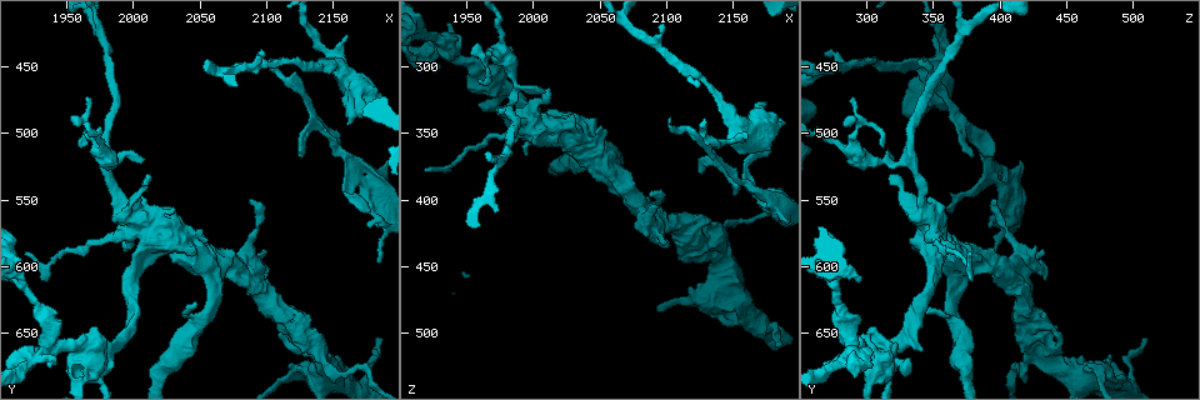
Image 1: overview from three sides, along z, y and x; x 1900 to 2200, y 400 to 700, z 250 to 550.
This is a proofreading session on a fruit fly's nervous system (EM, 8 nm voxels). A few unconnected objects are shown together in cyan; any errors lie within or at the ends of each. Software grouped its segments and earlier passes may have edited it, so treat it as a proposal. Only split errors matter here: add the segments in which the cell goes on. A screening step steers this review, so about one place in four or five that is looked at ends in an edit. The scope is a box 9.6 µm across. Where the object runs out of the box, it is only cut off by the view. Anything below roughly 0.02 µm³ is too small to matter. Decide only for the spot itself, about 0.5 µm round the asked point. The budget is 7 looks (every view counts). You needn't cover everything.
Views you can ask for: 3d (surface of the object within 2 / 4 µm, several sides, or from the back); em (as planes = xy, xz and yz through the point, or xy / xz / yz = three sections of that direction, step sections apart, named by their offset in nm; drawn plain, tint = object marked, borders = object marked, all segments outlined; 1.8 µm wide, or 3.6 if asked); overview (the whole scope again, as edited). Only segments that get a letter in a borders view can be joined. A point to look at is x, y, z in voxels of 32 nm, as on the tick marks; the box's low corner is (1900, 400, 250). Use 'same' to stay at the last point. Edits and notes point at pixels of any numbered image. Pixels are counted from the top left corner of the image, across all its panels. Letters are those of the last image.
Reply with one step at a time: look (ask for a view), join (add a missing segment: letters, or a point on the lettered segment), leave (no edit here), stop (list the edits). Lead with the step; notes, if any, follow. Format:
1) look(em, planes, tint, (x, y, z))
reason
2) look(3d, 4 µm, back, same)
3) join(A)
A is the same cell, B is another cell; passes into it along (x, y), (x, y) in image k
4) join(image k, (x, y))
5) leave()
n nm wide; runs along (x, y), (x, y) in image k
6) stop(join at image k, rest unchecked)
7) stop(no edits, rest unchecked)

look(3d, 2 µm, (2182, 652, 508))
branch stops here

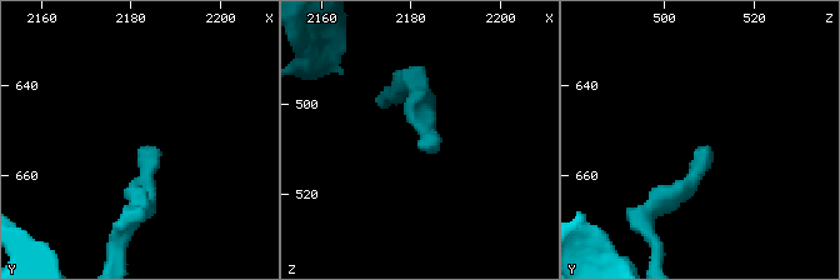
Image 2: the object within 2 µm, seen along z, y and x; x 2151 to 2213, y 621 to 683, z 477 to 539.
look(em, planes, plain, (2182, 655, 510))
shape alone is not enough

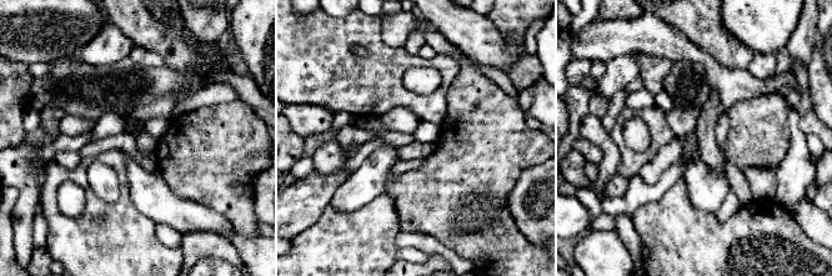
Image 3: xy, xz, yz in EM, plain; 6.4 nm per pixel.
look(em, planes, borders, same)

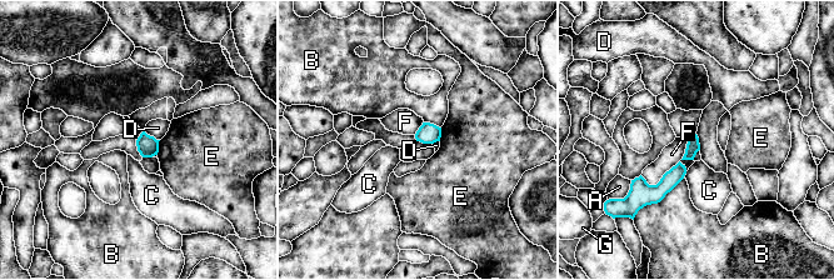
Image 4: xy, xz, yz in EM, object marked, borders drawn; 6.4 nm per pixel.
leave()
A, B, C, D, E, F and G are other cells; border along (688, 138), (684, 155), (649, 185) in image 4; no lettered segment goes on from it

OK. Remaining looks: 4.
look(3d, 2 µm, (2176, 568, 394))
an open end

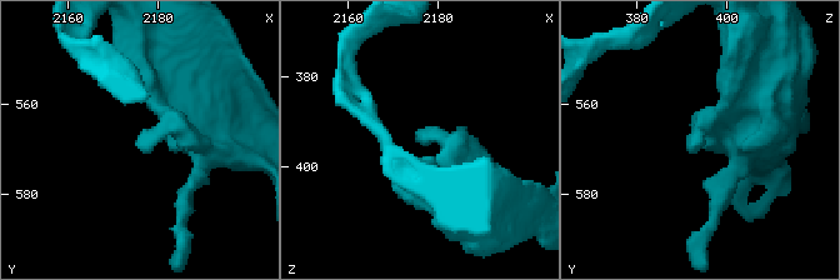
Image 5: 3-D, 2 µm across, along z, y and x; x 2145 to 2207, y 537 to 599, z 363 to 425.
look(em, 3.6 µm, yz, step 16, tint, (2175, 568, 393))

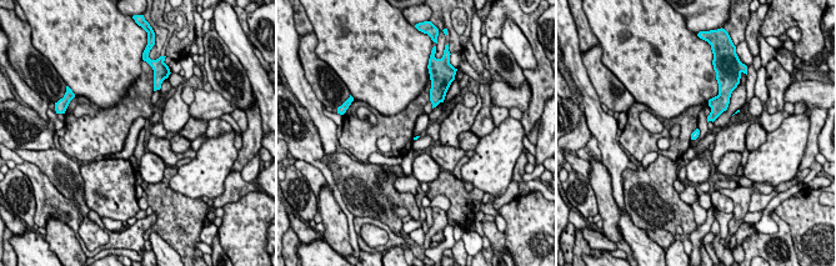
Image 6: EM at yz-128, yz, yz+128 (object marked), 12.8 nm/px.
look(em, 3.6 µm, planes, borders, same)

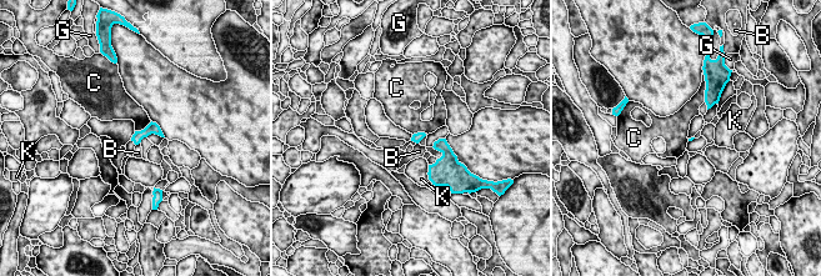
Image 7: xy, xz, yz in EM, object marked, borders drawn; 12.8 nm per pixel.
leave()
C touches over 260 nm; B, C, G and K are other cells; none of them fits

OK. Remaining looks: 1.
look(em, planes, borders, (2128, 520, 380))
tapers out

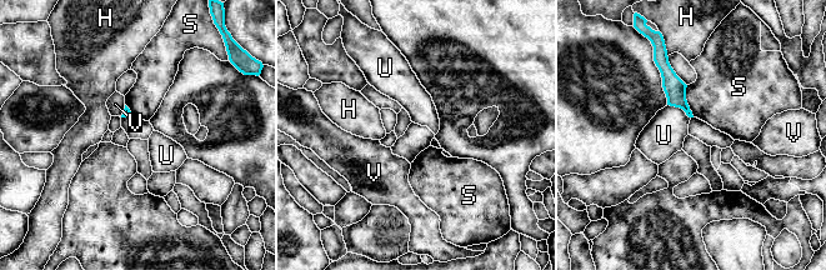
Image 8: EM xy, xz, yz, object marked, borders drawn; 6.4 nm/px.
leave()
H, S, U and V are other cells; border along (667, 104), (680, 108), (690, 118) in image 8; no lettered segment goes on from it

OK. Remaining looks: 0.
stop(no edits, rest unchecked)

